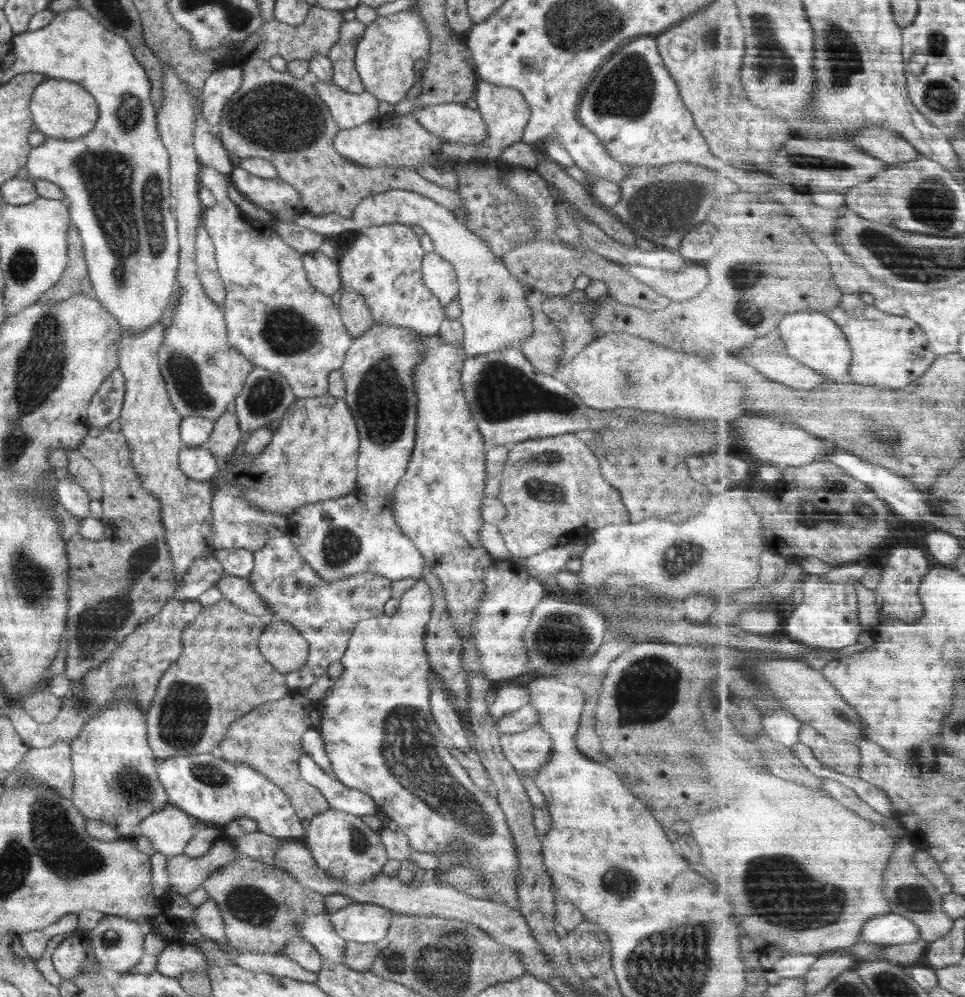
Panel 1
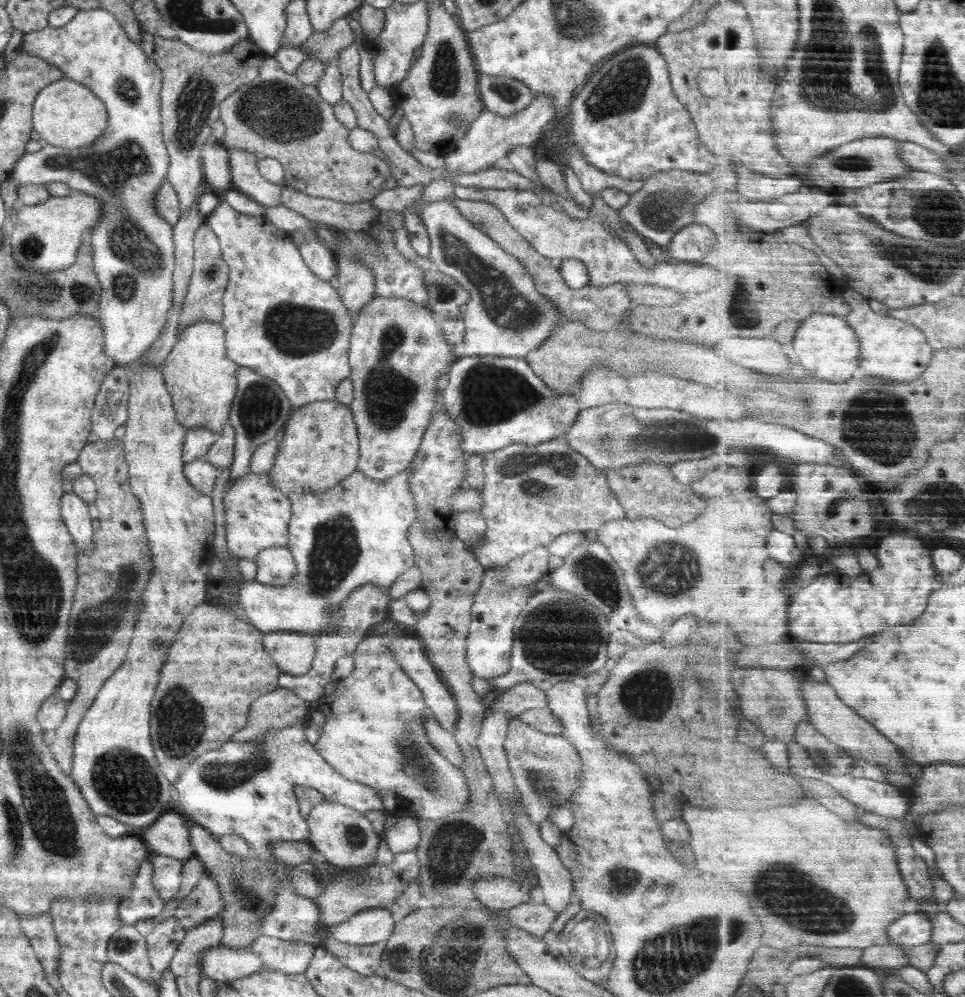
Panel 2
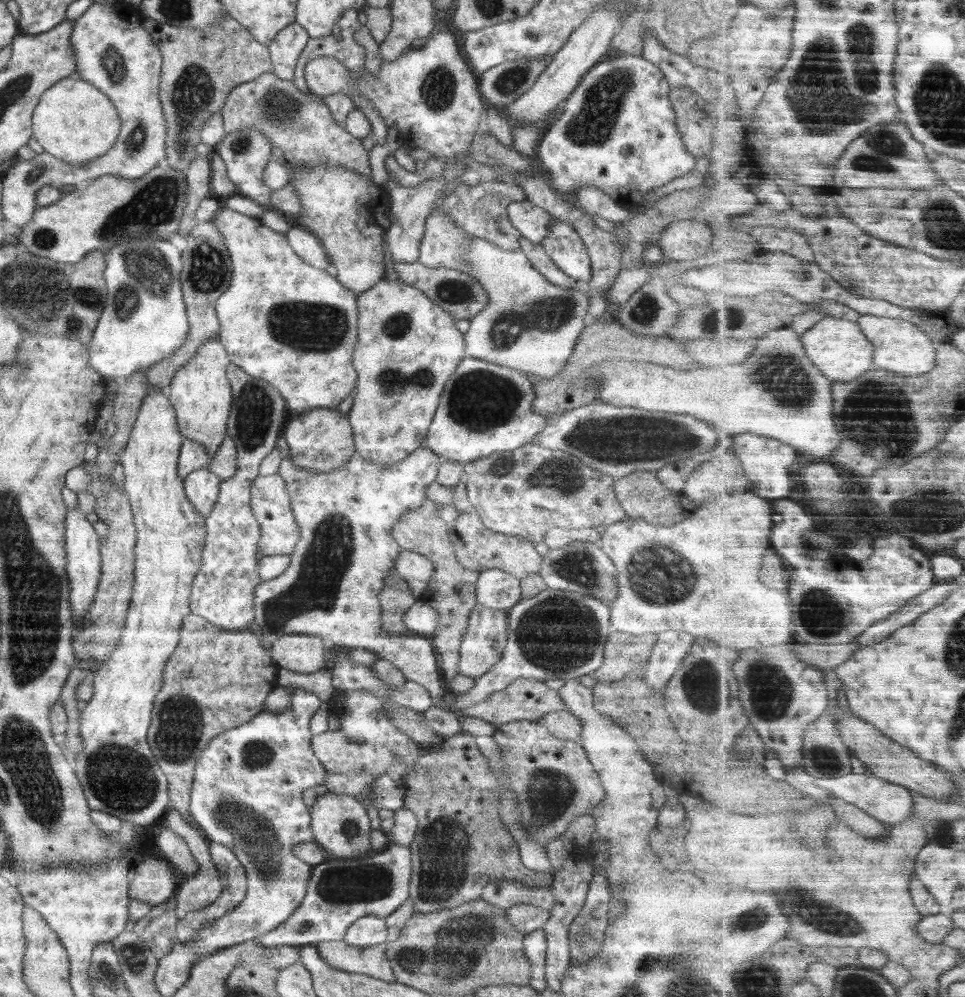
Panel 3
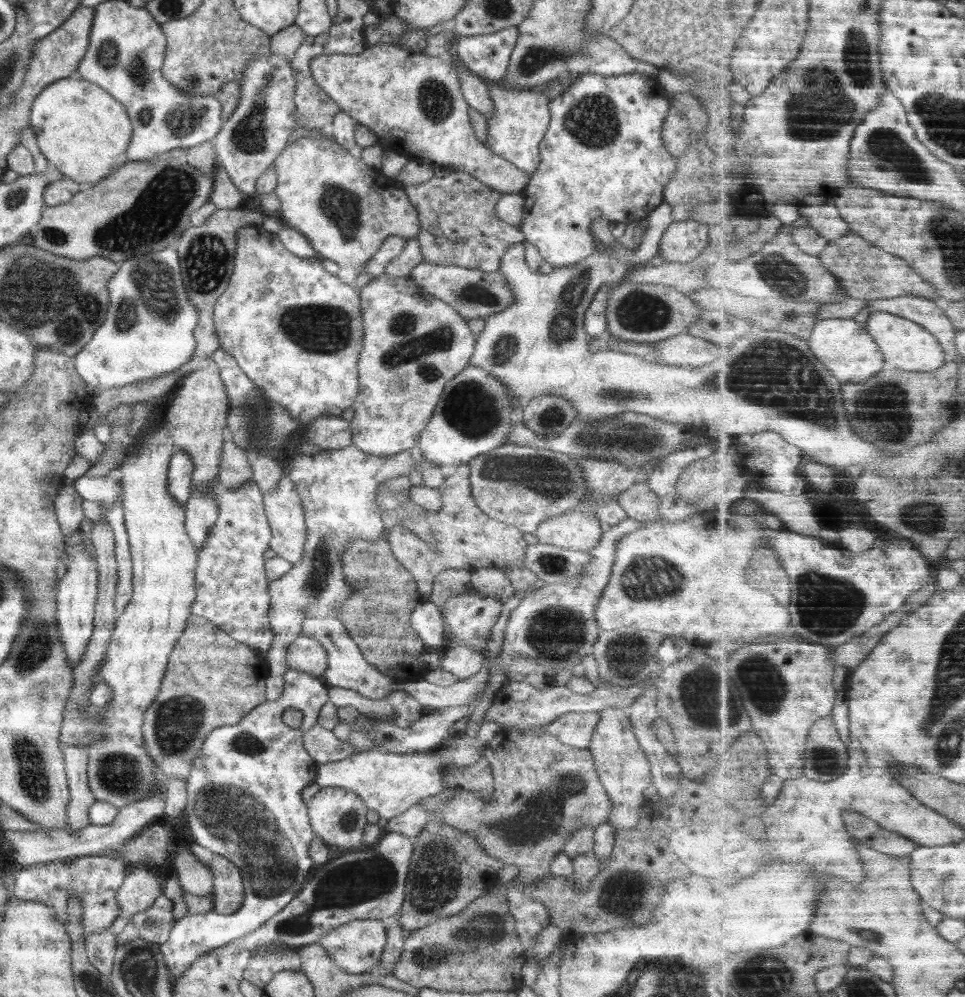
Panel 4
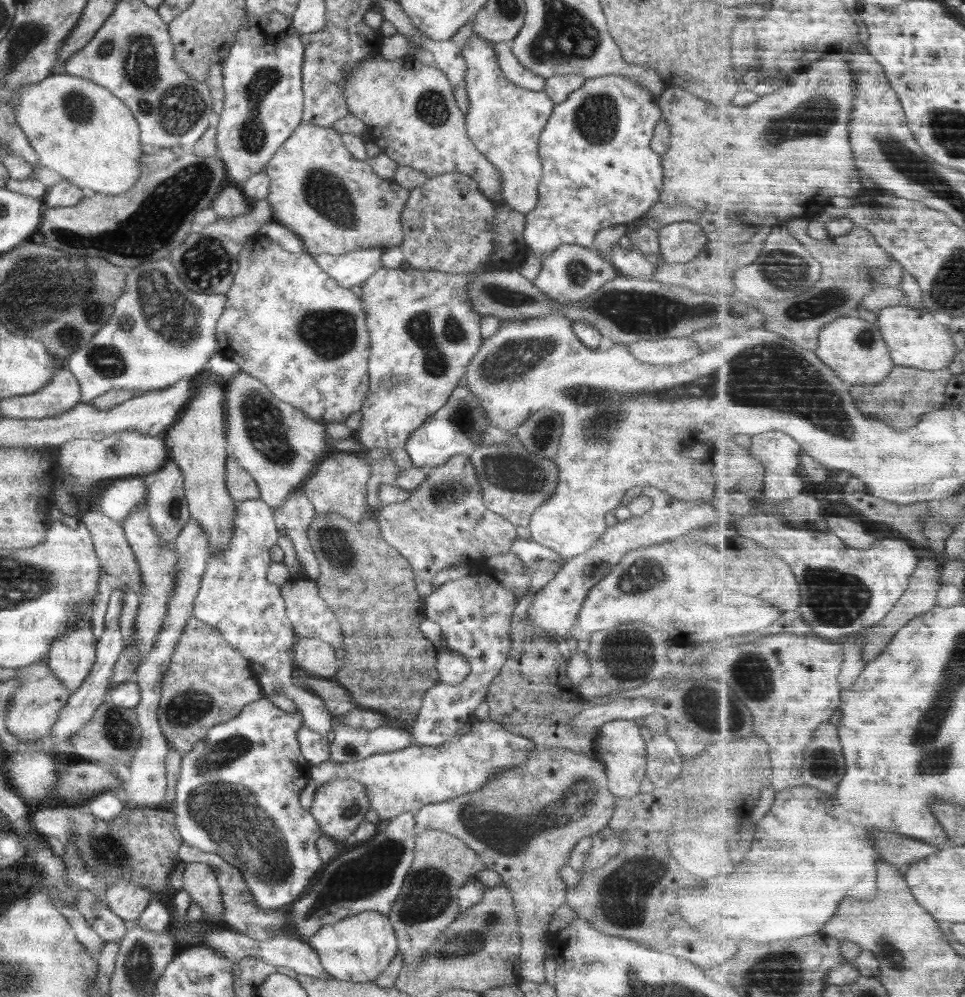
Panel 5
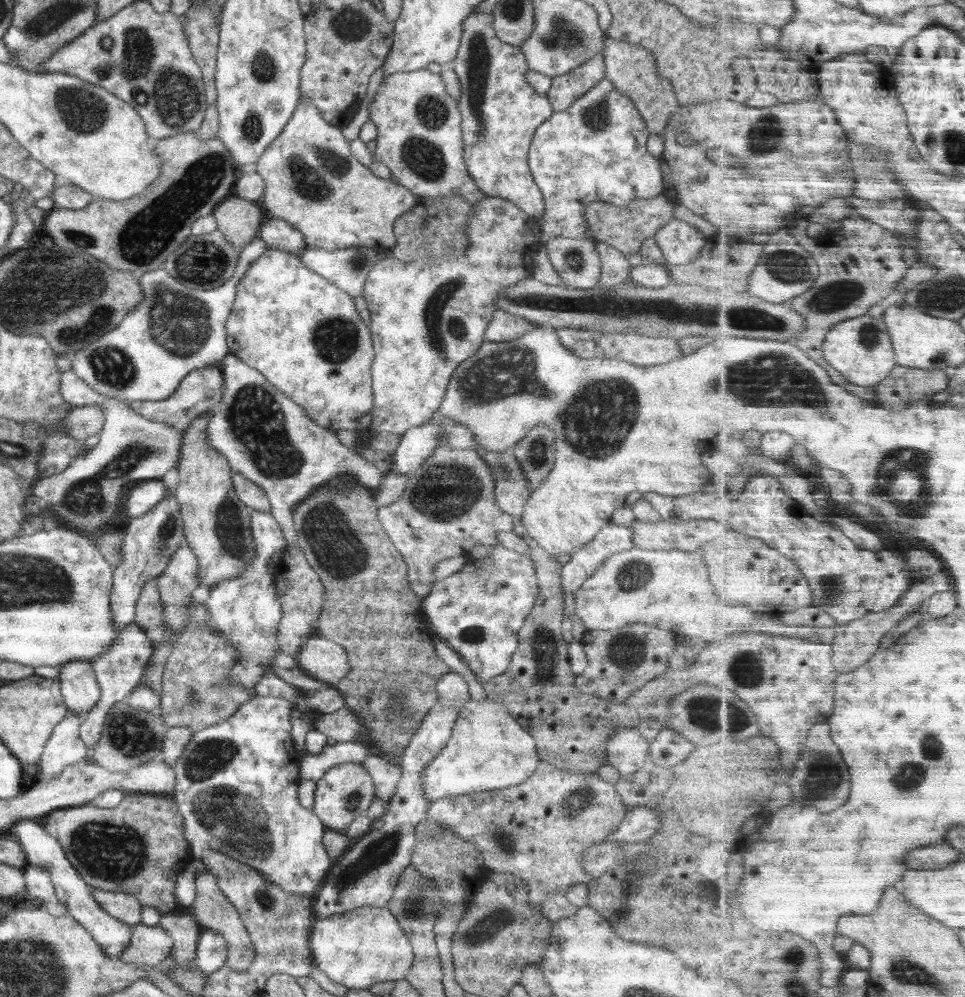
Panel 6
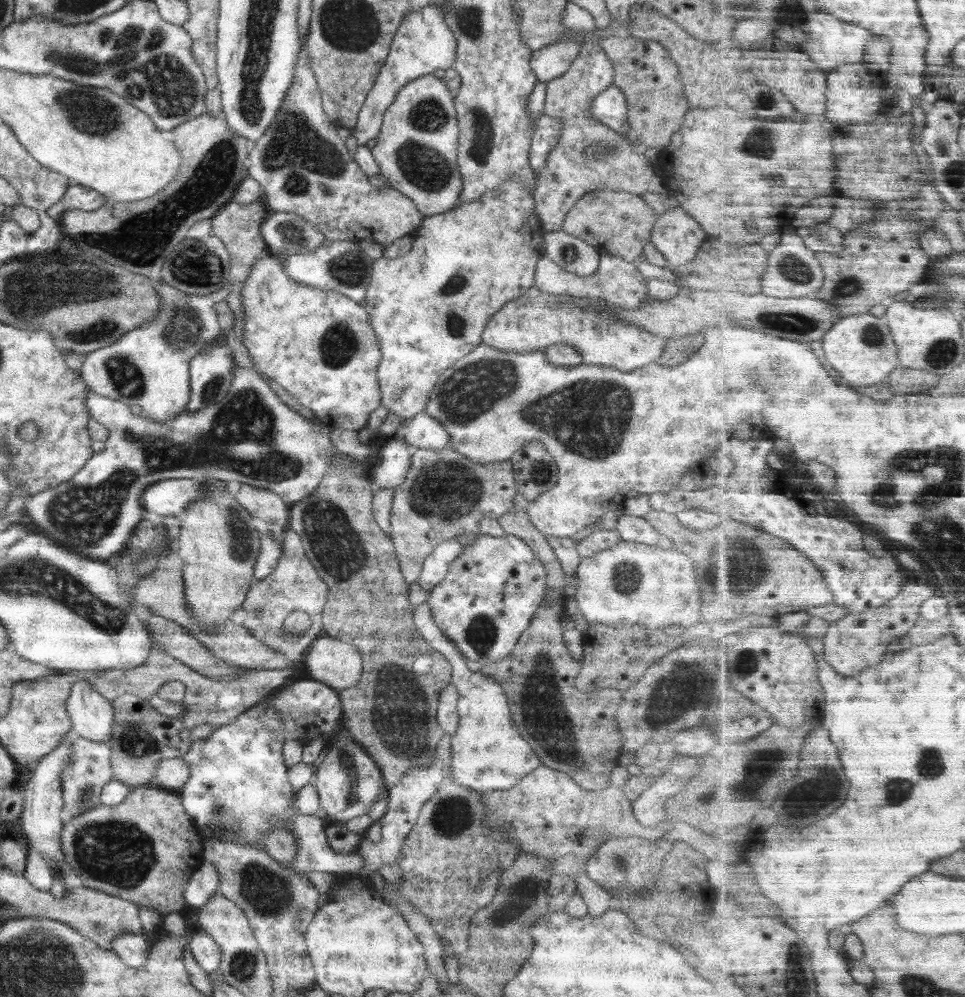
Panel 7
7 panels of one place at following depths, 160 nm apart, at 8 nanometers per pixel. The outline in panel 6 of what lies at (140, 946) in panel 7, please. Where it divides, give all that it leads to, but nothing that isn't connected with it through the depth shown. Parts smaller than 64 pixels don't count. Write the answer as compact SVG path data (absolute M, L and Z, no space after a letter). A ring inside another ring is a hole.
M25 818L18 819L11 831L20 840L22 850L25 852L28 864L43 868L50 874L56 896L68 909L69 915L77 920L91 935L92 938L103 948L106 955L112 958L120 958L125 951L126 945L130 944L131 927L125 922L110 916L92 896L91 888L86 884L80 874L76 872L75 866L68 860L61 844L54 837L50 837L39 821Z

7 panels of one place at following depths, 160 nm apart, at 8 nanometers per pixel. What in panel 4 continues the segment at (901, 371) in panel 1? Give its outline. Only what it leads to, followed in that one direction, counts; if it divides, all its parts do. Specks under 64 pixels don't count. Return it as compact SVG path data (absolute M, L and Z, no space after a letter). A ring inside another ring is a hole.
M892 312L874 313L867 322L868 330L879 341L887 362L896 368L912 372L932 372L942 368L947 362L947 351L938 336L923 324Z

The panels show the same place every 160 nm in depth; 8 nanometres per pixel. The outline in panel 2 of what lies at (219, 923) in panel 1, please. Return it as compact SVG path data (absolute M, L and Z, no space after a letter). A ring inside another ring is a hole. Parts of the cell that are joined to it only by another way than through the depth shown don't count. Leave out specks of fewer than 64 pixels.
M204 872L190 894L176 907L174 916L182 928L189 930L221 914L224 905L218 885Z

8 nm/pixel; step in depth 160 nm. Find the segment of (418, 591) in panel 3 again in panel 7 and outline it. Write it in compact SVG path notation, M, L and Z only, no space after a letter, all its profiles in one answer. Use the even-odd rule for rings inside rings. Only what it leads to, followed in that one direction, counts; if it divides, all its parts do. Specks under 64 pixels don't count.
M448 446L442 449L425 449L425 448L413 448L411 453L411 463L410 468L408 469L407 475L405 476L404 482L395 486L393 488L393 501L391 506L391 513L389 516L390 519L390 528L391 539L393 545L395 546L395 551L397 554L397 559L399 560L400 568L402 568L402 574L404 574L404 578L406 578L406 582L416 582L421 575L422 563L427 556L432 554L432 551L435 550L436 546L444 542L445 540L456 539L458 534L467 534L472 532L472 534L479 535L479 522L483 518L494 518L497 521L499 518L506 514L517 502L519 499L519 494L516 490L516 481L514 480L513 468L510 464L510 461L500 461L497 463L488 463L488 464L480 464L466 458L464 455L461 455L456 449L452 448L452 446Z

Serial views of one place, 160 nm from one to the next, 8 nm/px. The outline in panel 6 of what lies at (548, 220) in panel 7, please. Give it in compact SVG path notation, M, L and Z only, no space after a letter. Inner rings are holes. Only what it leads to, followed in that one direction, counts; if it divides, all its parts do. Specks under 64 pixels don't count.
M599 52L584 64L563 75L551 77L552 82L545 97L554 112L562 112L576 99L585 95L605 77L604 55Z

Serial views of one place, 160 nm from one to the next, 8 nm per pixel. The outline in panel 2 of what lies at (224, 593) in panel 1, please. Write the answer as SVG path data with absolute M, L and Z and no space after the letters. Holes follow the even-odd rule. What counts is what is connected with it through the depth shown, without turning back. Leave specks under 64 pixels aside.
M407 468L400 474L392 476L392 478L389 478L388 480L374 480L357 470L328 490L322 492L293 492L292 494L289 494L288 498L291 502L291 519L289 520L289 541L287 547L290 549L293 559L296 561L297 573L295 574L295 578L293 578L286 586L270 586L260 584L256 581L244 581L239 586L239 602L240 605L242 605L246 616L248 616L247 621L249 624L252 624L254 628L262 633L292 631L306 634L311 637L322 636L322 634L326 634L326 632L332 634L332 632L336 630L336 616L334 616L334 612L336 612L336 608L340 608L340 604L342 604L344 600L348 600L348 596L355 591L355 588L371 584L376 587L384 587L388 590L401 574L404 574L409 568L412 568L415 565L415 554L412 545L409 543L407 532L412 526L412 523L417 520L417 512L414 497L412 496L409 485L410 473L411 468Z

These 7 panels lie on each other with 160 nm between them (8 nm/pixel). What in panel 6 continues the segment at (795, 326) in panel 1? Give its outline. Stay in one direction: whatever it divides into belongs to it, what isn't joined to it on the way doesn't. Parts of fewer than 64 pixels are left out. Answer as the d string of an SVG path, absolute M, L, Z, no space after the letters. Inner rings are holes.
M869 314L832 327L825 340L825 357L850 382L860 386L875 387L883 383L899 365L887 321Z

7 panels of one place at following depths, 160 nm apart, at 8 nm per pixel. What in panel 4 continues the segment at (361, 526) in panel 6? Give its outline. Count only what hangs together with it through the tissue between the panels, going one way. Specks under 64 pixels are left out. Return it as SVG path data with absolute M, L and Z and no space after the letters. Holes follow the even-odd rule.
M353 538L345 550L341 556L342 568L354 594L340 606L338 614L342 616L338 619L348 628L350 638L356 640L364 660L385 677L395 681L424 679L429 670L422 665L420 656L426 645L410 623L414 608L422 601L411 572L397 561L387 540ZM354 576L358 578L352 580Z

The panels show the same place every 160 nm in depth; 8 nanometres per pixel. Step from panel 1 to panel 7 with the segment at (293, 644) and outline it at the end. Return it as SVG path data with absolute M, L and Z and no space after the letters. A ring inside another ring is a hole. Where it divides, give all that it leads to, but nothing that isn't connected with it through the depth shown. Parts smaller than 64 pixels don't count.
M325 635L312 642L301 662L306 667L308 676L312 680L327 684L337 692L353 687L360 680L360 675L364 670L362 668L362 658L352 644L346 644L346 642L340 642L336 638Z

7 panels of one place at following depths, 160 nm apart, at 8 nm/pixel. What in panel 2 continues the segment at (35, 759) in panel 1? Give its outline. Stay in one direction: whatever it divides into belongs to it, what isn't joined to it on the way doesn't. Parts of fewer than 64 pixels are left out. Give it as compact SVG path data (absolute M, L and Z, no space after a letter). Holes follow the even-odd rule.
M114 439L113 441L95 441L93 443L86 443L84 448L80 451L80 454L77 458L77 463L81 466L81 469L86 473L90 478L96 483L97 488L97 497L93 502L99 510L99 529L95 531L93 536L93 549L89 553L84 551L77 550L77 585L75 586L75 594L73 606L70 612L68 620L68 640L65 642L65 652L66 660L64 660L64 671L65 676L70 677L72 680L76 681L78 685L78 691L76 691L76 696L72 700L68 701L66 716L63 718L60 726L56 730L44 733L44 743L50 747L50 752L53 754L54 760L60 765L60 768L64 771L66 776L69 776L72 770L73 765L73 744L76 737L76 732L82 717L85 715L85 712L89 709L89 706L93 703L93 700L96 698L96 695L99 694L104 681L120 667L120 664L124 663L124 660L127 658L126 652L128 652L130 641L132 641L132 633L134 633L134 628L136 627L136 621L138 621L138 613L140 613L140 605L142 605L142 593L150 580L150 575L153 569L153 556L151 555L149 549L149 540L146 536L145 524L143 521L143 512L140 508L139 500L132 494L130 486L130 477L129 477L129 466L127 465L125 459L125 450L122 439Z

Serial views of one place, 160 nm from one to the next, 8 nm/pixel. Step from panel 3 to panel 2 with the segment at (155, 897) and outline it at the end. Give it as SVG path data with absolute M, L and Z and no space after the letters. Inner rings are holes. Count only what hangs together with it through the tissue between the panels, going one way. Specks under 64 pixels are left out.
M149 852L146 856L149 861L152 861L151 884L158 891L160 898L167 903L173 900L174 896L180 890L180 882L182 882L182 868L184 862L178 859L173 859L169 856L164 856Z

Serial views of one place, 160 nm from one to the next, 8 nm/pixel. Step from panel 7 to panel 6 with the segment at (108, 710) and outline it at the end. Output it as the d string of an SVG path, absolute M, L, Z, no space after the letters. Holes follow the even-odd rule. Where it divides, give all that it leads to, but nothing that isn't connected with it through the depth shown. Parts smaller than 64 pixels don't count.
M68 662L59 666L60 690L67 707L80 718L101 700L101 688L91 662Z

